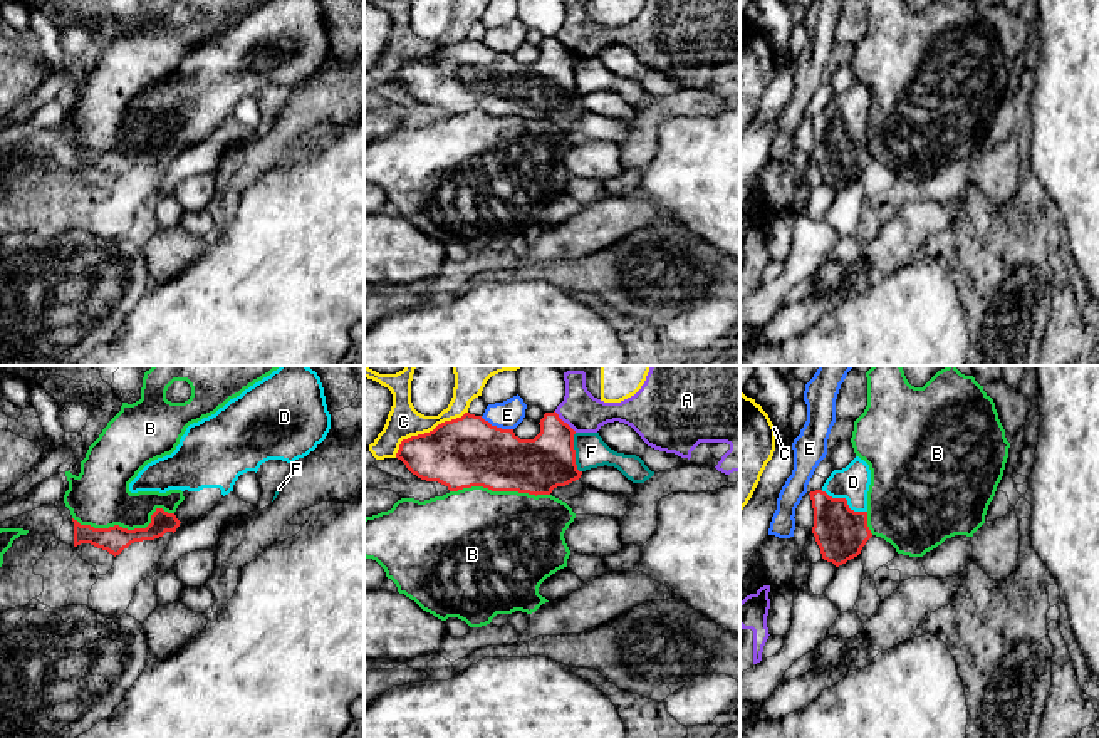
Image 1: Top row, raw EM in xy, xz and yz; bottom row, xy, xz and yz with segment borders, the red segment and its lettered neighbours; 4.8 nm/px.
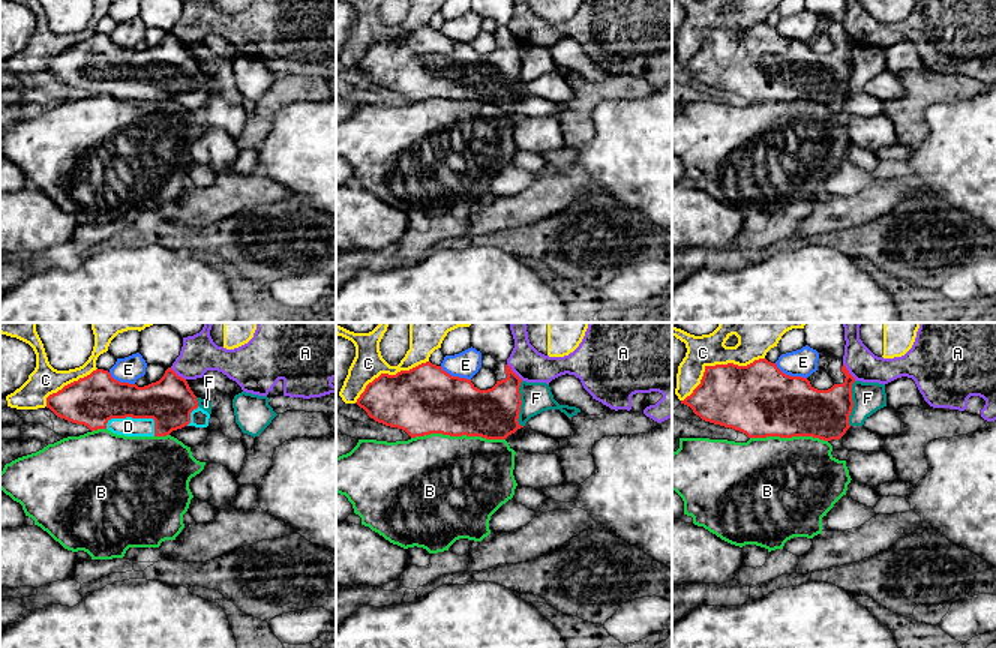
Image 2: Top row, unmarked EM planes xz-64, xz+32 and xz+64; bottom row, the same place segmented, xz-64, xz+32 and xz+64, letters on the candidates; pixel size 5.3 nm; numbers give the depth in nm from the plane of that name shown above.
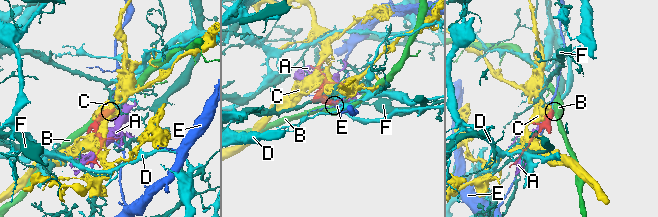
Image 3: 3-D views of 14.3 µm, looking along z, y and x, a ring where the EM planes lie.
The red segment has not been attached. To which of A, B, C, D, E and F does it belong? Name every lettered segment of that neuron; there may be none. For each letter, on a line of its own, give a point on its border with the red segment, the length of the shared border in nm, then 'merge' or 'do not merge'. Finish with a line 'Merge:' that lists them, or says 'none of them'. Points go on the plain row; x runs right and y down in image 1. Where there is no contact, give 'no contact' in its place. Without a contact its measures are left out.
A: contact xz (566, 47); length 150 nm; do not merge
B: contact xy (125, 153); length 480 nm; do not merge
C: contact xz (427, 57); length 420 nm; do not merge
D: contact yz (846, 124); length 240 nm; merge
E: contact xz (495, 51); length 170 nm; do not merge
F: contact xz (574, 77); length 190 nm; do not merge
Merge: D

